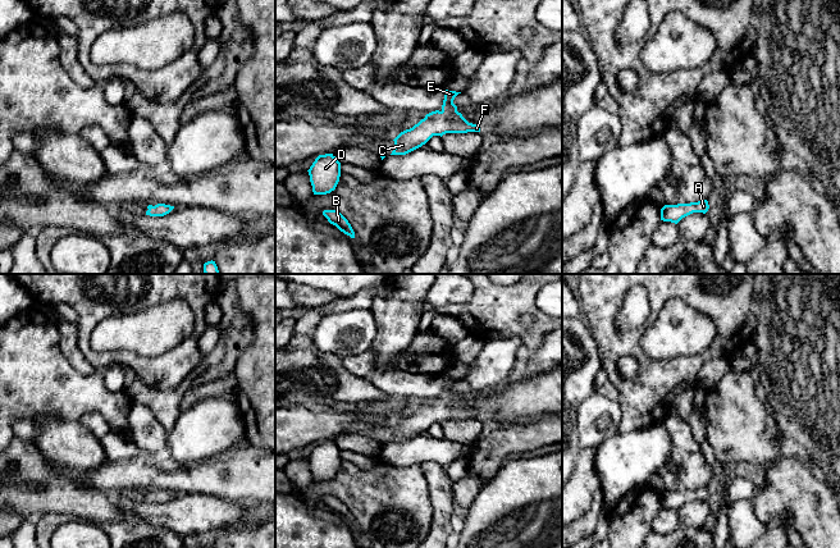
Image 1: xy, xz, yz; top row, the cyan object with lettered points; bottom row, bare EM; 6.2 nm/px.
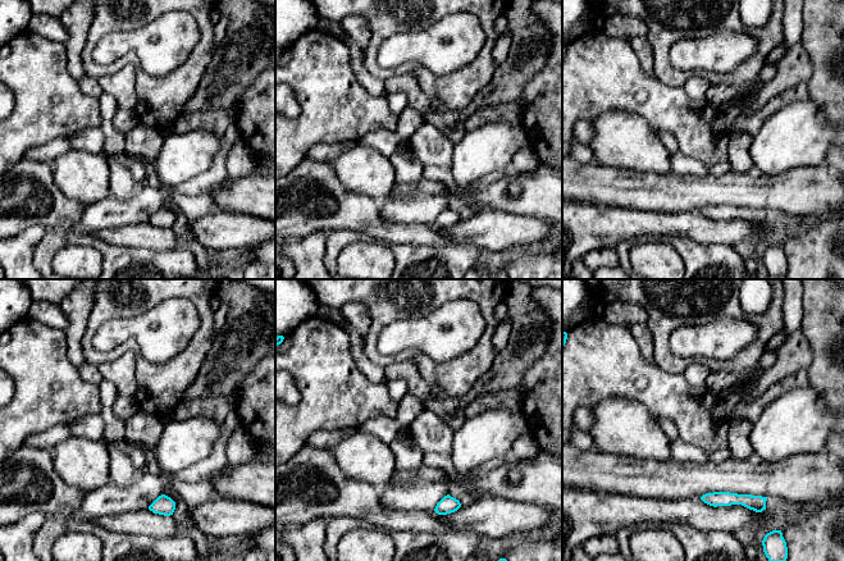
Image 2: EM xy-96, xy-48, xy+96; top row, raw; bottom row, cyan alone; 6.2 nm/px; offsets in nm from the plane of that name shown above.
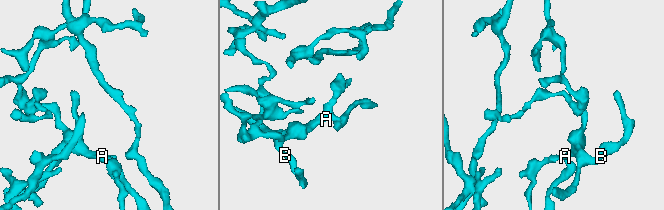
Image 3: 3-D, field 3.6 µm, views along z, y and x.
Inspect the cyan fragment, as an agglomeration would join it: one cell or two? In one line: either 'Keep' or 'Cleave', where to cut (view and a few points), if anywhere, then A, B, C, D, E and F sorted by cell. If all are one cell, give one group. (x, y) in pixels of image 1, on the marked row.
Keep. No split. Groups: A B C D E F

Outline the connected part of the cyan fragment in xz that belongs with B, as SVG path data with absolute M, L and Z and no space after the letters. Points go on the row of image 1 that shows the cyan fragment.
M324 210L323 215L328 219L328 222L335 225L341 232L355 238L355 232L348 223L348 220L337 210Z

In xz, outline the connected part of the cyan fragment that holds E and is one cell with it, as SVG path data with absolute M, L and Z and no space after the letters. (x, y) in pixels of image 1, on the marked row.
M444 90L444 100L442 110L435 110L425 115L412 128L401 132L393 141L394 149L391 155L406 155L423 145L433 136L443 136L446 133L467 133L480 132L479 124L469 123L457 106L453 104L455 97L461 93Z

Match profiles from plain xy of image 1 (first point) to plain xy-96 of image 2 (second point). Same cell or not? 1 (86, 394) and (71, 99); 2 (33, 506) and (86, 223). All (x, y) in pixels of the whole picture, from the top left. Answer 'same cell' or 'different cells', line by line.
1: same cell
2: different cells

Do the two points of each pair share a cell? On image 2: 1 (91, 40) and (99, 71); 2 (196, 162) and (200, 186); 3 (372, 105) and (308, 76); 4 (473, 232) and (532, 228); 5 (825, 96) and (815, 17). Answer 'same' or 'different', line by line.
1: same
2: different
3: same
4: same
5: same

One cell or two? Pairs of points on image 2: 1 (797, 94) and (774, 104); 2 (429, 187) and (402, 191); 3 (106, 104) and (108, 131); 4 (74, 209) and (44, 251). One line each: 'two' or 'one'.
1: one
2: one
3: one
4: two

